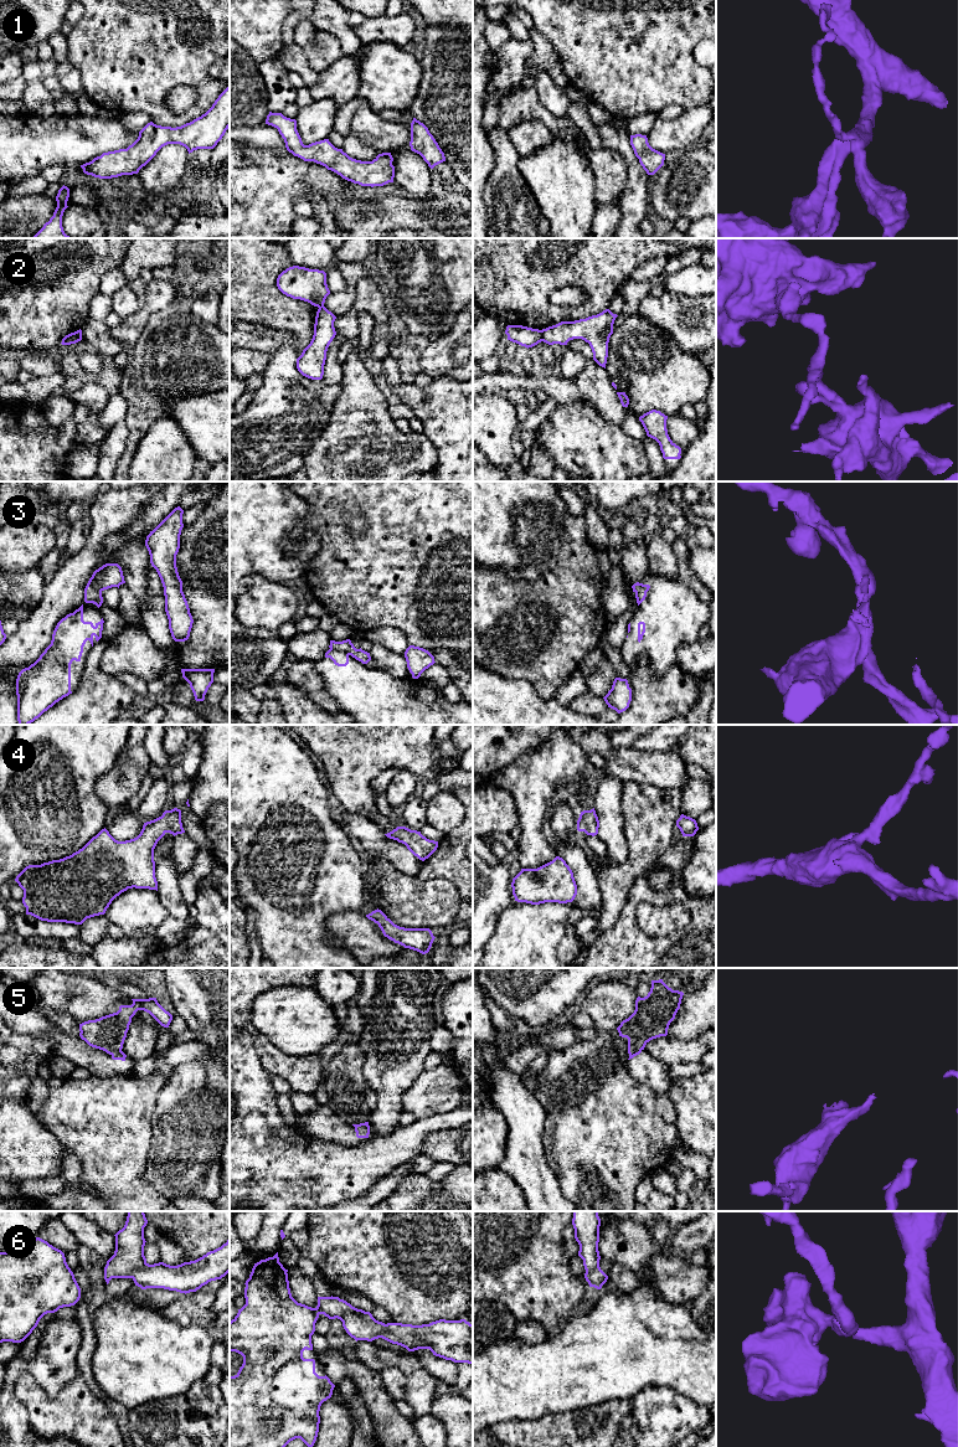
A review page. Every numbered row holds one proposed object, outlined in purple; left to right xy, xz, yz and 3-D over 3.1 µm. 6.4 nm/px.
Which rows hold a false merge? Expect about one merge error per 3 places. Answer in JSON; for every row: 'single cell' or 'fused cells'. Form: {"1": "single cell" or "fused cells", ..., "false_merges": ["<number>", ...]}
{"1": "single cell", "2": "fused cells", "3": "fused cells", "4": "single cell", "5": "fused cells", "6": "single cell", "false_merges": ["2", "3", "5"]}

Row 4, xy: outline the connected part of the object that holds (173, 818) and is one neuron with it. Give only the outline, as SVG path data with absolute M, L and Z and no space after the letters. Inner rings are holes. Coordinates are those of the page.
M180 809L165 810L161 817L144 823L134 839L118 841L104 828L69 856L26 866L15 879L24 890L26 915L47 922L82 925L87 918L104 915L112 901L128 889L158 891L154 849L166 833L174 836L185 833Z

